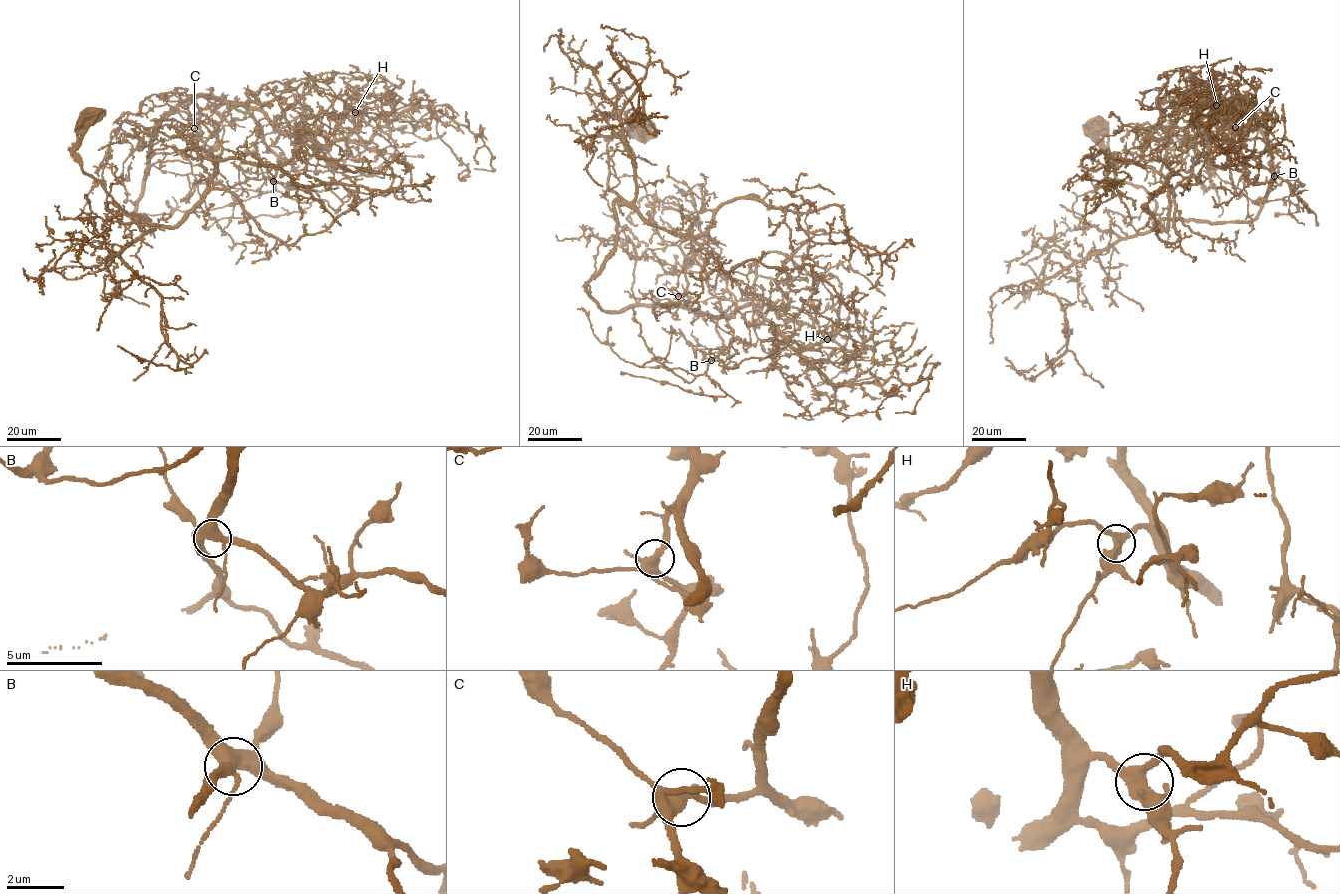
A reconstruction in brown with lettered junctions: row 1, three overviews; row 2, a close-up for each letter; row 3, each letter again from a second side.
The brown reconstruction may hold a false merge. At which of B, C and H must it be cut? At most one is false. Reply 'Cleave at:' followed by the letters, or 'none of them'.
Cleave at: none of them

